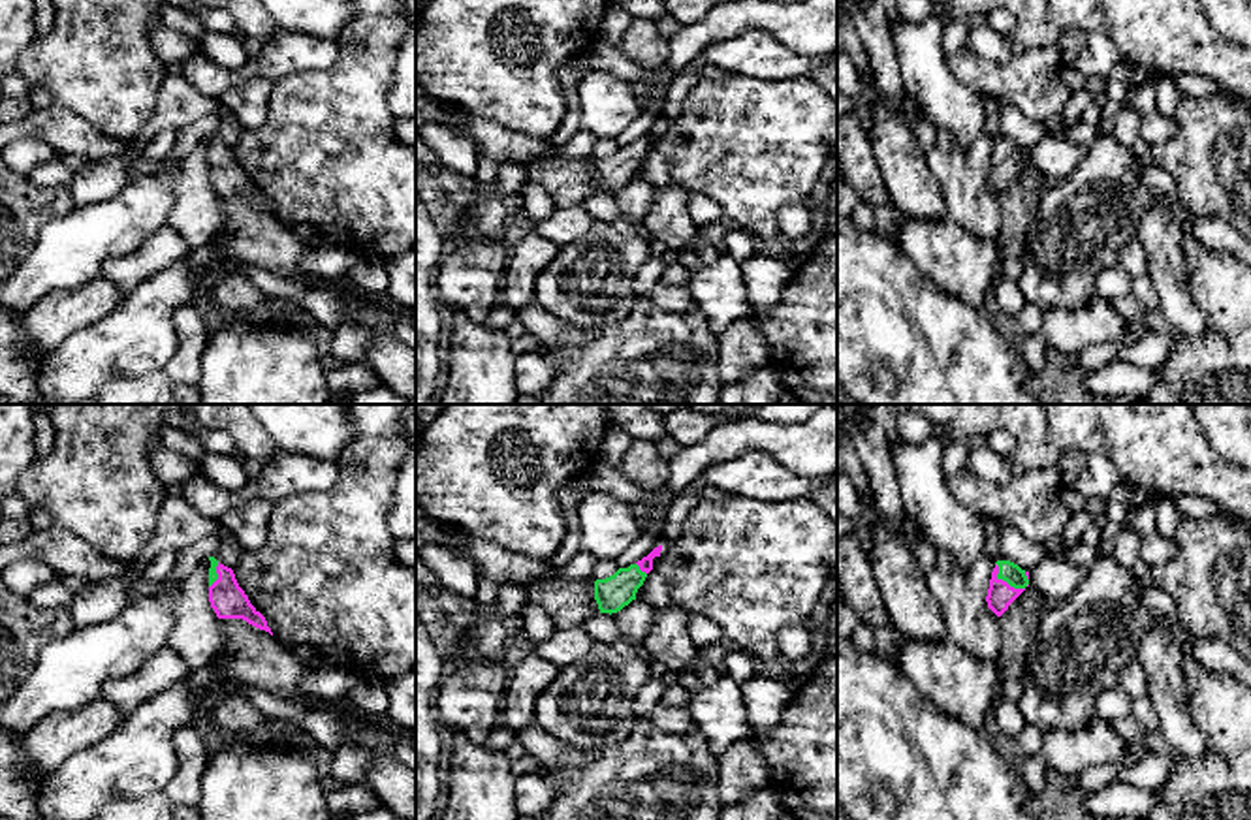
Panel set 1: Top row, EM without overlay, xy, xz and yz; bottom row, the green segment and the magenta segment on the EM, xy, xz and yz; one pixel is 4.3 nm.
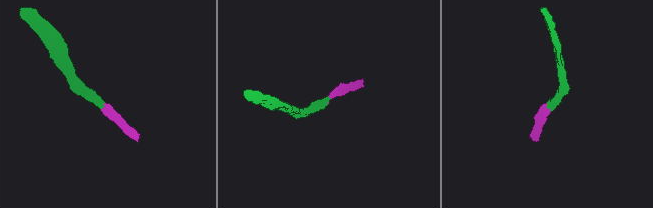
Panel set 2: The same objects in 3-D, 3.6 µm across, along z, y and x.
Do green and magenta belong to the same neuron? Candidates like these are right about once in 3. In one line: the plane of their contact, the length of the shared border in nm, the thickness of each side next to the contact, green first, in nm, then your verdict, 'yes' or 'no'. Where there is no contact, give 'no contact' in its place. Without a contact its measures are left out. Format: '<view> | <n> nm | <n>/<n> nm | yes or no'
yz | 170 nm | 90/110 nm | yes

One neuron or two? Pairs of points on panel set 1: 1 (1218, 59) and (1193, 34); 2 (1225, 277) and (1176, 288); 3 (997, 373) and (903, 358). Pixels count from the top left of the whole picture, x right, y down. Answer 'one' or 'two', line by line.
1: one
2: two
3: one

